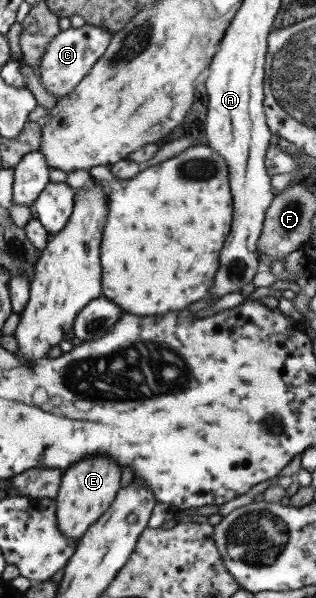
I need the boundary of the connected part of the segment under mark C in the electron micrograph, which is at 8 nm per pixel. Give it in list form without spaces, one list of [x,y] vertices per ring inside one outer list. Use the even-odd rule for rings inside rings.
[[[85,23],[79,28],[59,30],[54,35],[36,63],[39,83],[55,99],[65,97],[87,75],[93,64],[102,56],[109,43],[111,33],[101,26]]]

